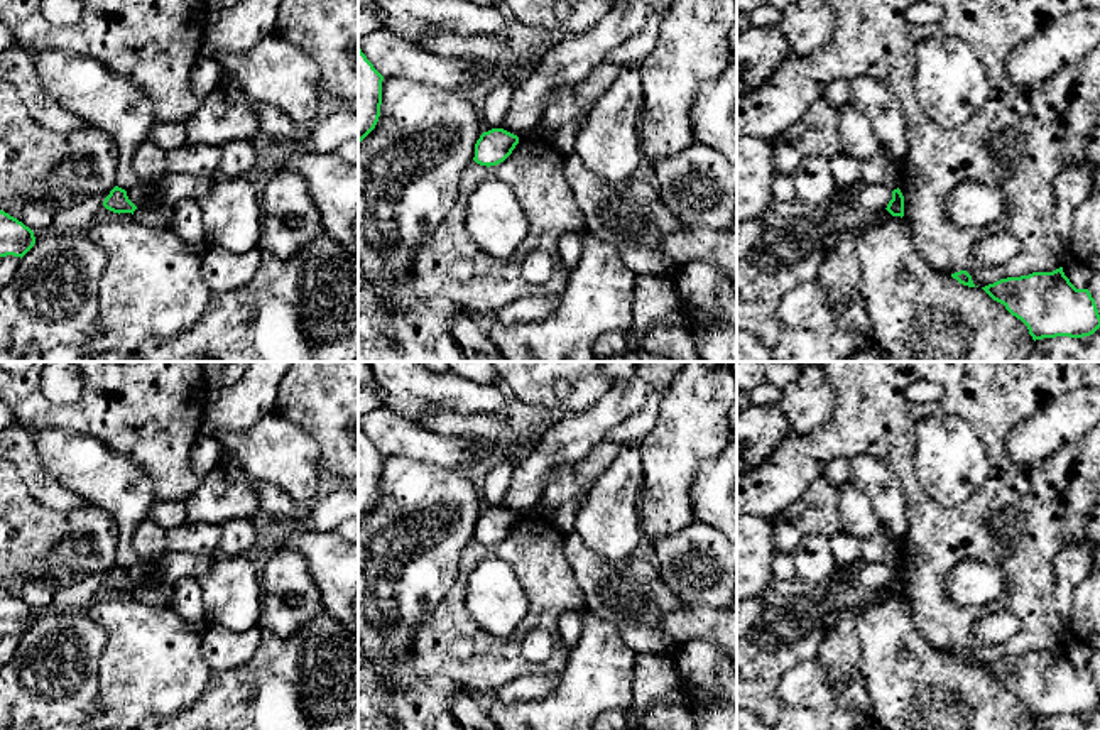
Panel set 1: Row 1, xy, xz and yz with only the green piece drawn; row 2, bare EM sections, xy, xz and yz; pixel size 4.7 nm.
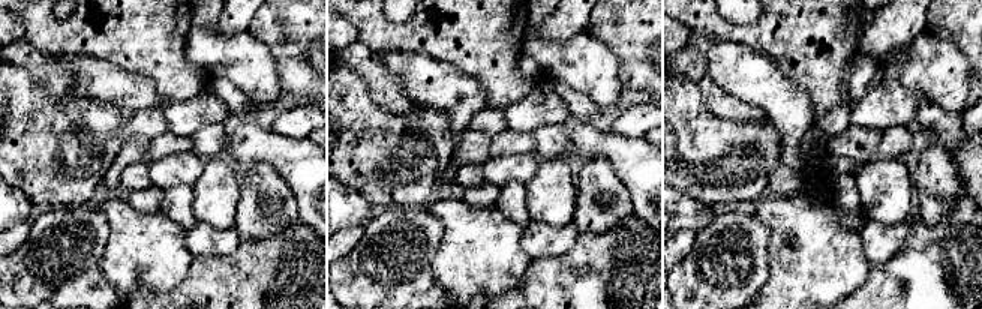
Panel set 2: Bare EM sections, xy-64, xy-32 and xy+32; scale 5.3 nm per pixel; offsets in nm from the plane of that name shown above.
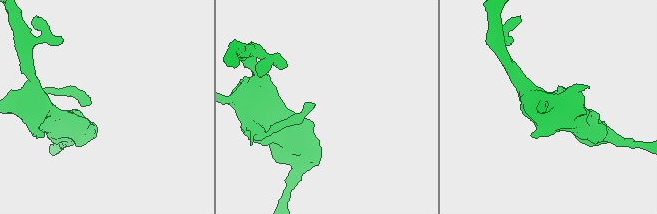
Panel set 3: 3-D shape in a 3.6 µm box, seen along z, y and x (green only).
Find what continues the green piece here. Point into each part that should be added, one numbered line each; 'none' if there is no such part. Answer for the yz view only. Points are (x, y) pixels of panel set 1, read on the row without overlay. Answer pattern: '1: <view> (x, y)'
none

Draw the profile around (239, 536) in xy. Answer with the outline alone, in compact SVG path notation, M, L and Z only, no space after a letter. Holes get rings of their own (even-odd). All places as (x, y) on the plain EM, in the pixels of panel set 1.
M233 519L220 526L218 556L248 554L260 544L257 526L250 519Z

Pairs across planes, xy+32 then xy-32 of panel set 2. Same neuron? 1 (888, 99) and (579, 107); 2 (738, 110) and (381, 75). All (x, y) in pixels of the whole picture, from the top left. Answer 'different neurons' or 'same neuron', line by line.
1: different neurons
2: same neuron

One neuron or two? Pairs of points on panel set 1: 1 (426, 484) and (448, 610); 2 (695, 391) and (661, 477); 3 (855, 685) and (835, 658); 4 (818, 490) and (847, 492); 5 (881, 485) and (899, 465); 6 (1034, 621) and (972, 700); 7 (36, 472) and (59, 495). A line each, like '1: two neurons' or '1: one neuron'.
1: two neurons
2: one neuron
3: one neuron
4: two neurons
5: two neurons
6: two neurons
7: one neuron

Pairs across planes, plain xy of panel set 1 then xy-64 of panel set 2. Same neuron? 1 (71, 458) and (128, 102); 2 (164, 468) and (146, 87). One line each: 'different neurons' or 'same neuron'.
1: same neuron
2: different neurons

